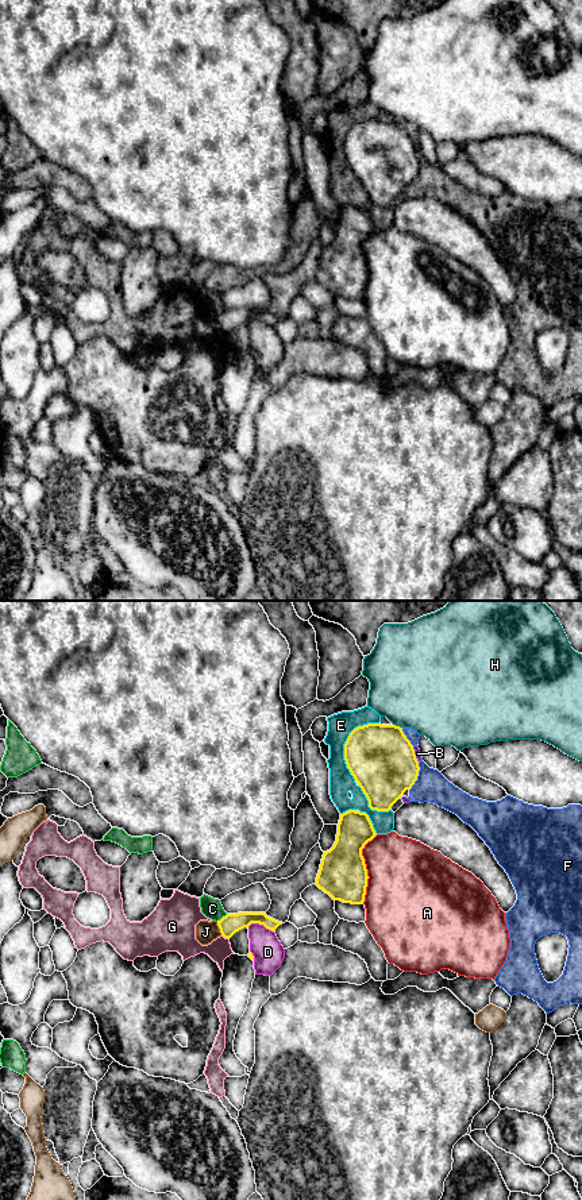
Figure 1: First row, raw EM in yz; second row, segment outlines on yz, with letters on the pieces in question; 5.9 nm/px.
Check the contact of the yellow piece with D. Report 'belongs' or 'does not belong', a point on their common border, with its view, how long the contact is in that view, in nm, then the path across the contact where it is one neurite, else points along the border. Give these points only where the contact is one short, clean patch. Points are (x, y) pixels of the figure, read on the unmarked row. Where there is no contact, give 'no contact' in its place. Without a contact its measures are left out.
does not belong | yz (261, 319) | 160 nm | along yz (247, 321), (262, 319), (273, 327)

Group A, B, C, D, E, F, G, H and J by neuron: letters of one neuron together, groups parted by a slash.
A / B E F / C H / D / G / J

